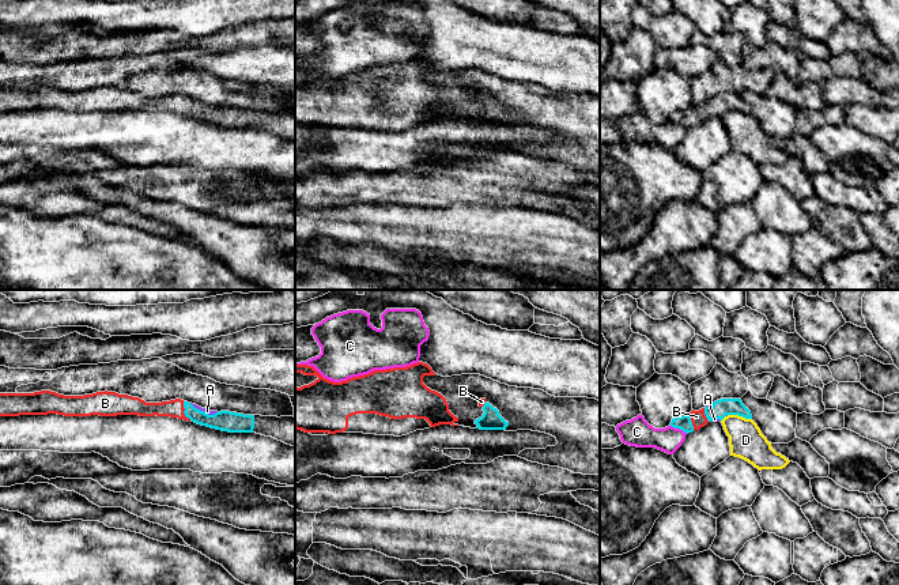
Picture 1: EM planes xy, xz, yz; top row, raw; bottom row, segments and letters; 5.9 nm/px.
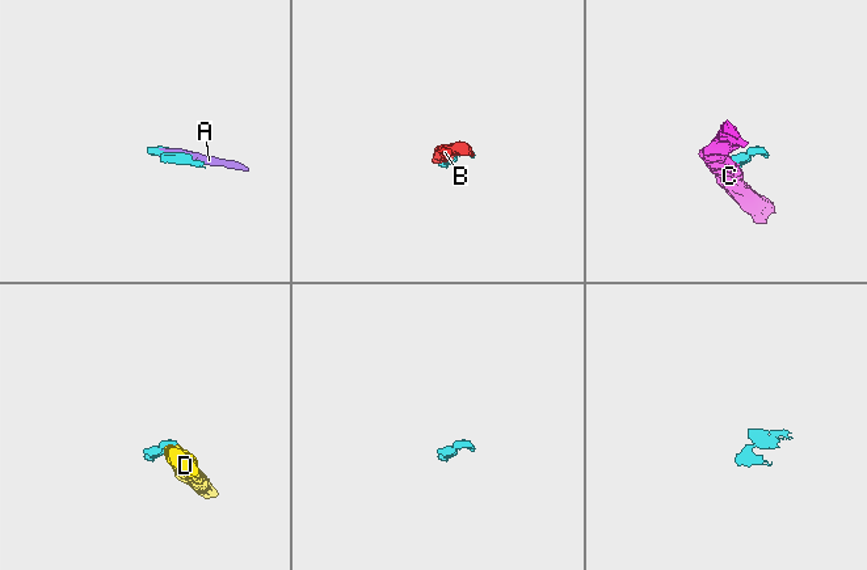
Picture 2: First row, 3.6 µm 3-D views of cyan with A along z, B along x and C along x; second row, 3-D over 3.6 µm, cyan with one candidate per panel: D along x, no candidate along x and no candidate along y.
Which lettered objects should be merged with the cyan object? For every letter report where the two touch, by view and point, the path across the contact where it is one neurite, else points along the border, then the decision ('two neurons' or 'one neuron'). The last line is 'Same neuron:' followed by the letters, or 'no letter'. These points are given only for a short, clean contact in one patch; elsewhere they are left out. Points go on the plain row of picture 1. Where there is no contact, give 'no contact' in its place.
A: xy (203, 106) | one neuron
B: xy (184, 106) | one neuron
C: yz (679, 123) | two neurons
D: yz (740, 110) | along yz (728, 109), (751, 114) | two neurons
Same neuron: A, B

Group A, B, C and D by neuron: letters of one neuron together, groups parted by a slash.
A B / C / D

